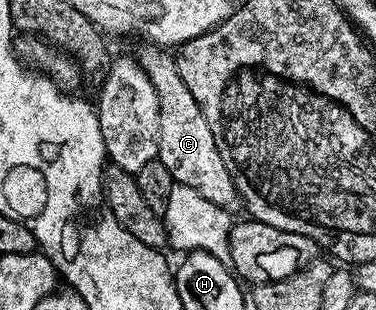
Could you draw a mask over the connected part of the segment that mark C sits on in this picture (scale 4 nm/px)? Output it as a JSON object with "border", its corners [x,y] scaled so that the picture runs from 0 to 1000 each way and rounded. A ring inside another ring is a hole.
{"border":[[[396,139],[383,152],[388,158],[370,171],[370,194],[412,281],[412,306],[423,306],[423,474],[412,487],[415,516],[444,539],[444,552],[455,552],[468,594],[513,606],[593,677],[625,677],[636,635],[620,568],[609,558],[604,526],[593,526],[561,397],[551,397],[535,368],[529,332],[519,332],[519,306],[497,294],[487,242],[476,242],[468,181],[426,145]]]}

